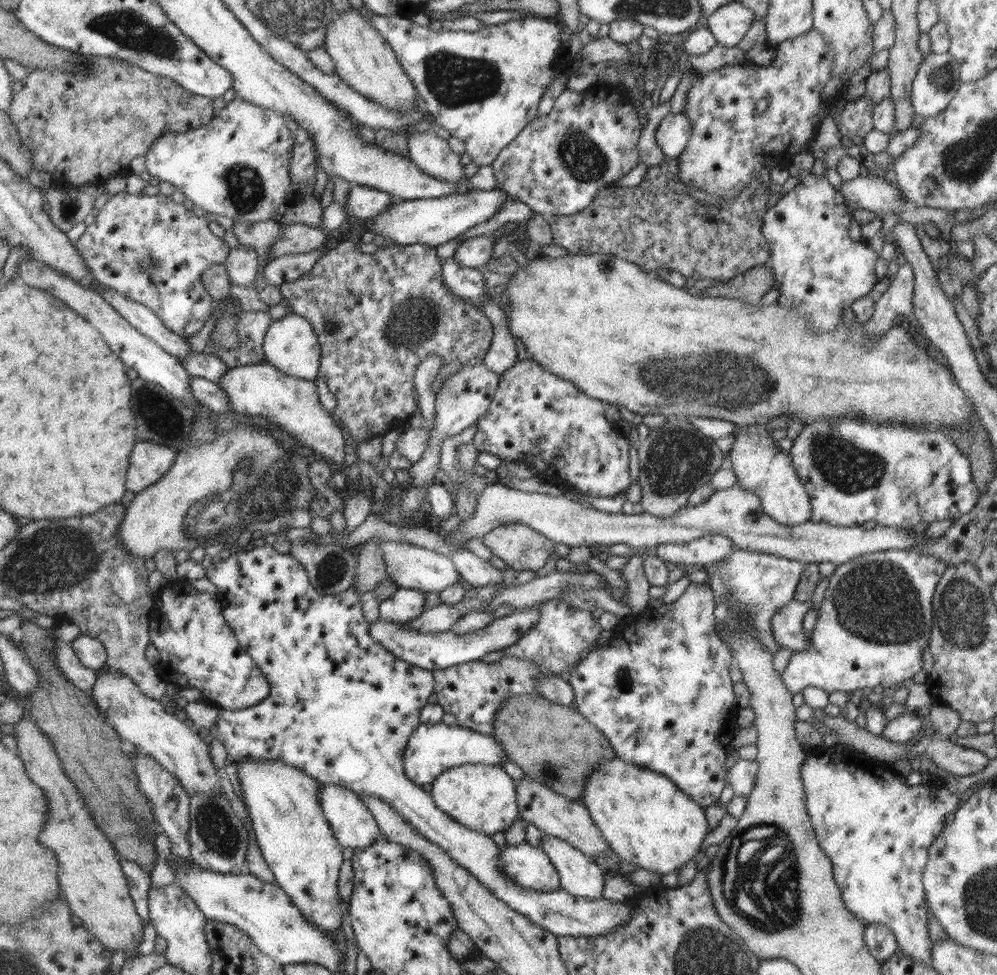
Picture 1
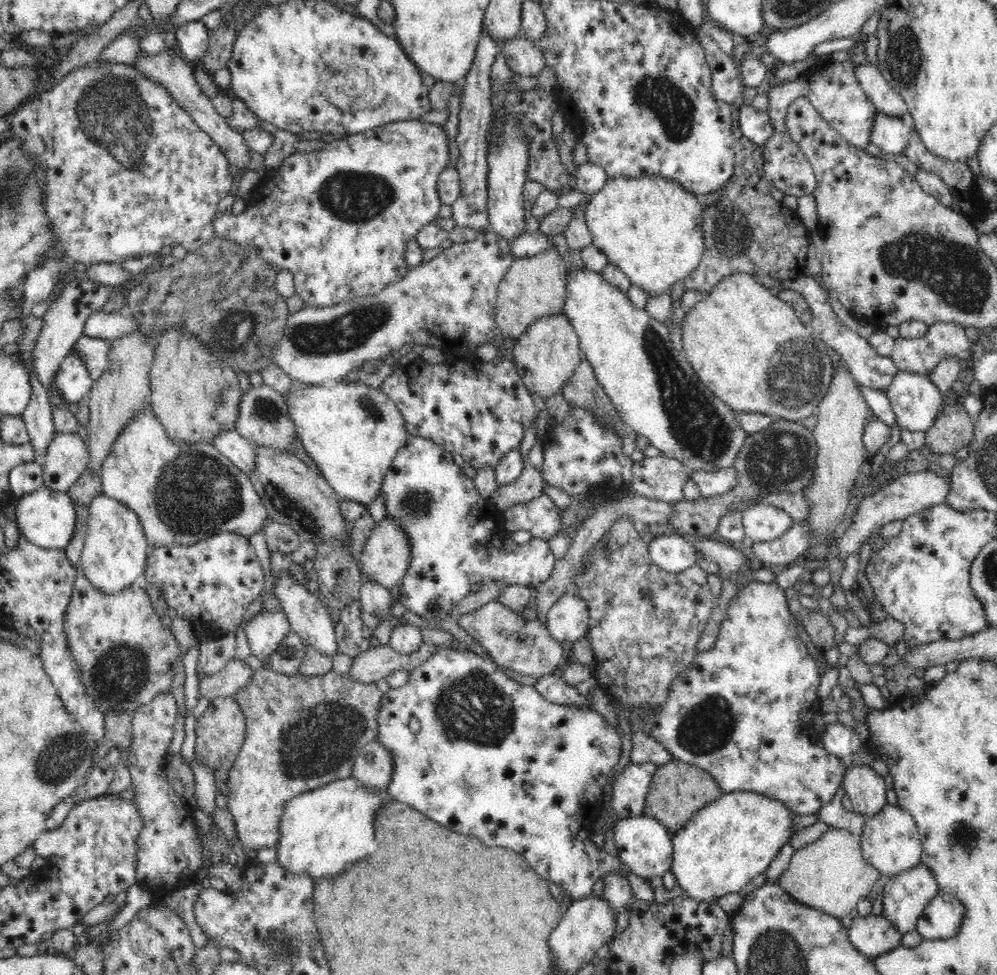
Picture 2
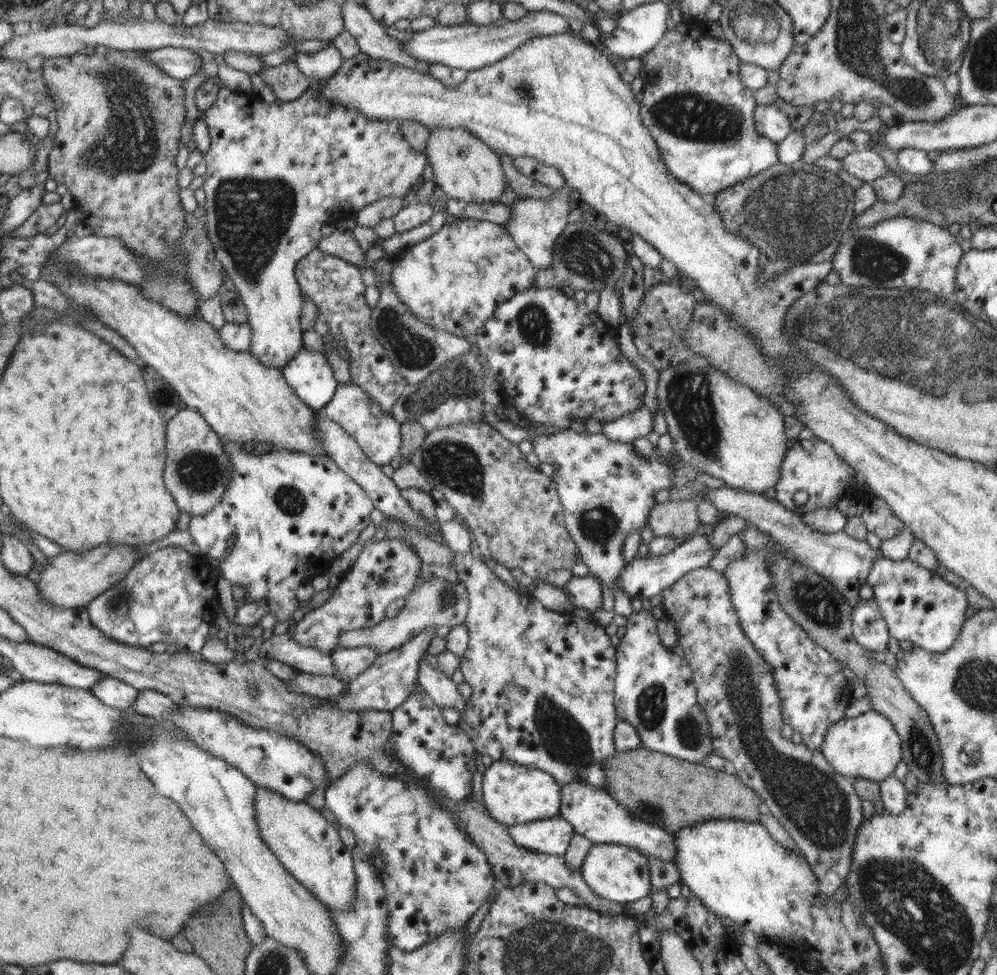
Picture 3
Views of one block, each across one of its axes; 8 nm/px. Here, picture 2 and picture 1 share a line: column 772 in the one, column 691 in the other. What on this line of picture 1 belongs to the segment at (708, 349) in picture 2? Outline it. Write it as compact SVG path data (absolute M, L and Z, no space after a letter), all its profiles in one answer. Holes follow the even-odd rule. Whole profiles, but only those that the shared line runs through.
M570 254L557 258L536 255L528 261L527 266L519 266L513 272L514 276L512 276L510 284L505 286L505 296L509 300L509 309L507 310L509 331L514 338L520 338L523 342L527 358L537 362L558 378L572 382L590 398L597 398L607 405L624 406L640 416L650 413L663 414L667 418L698 416L724 419L737 427L768 423L778 416L794 416L794 421L809 425L820 421L839 421L842 417L852 415L873 423L900 422L902 424L902 422L908 422L908 426L918 426L918 424L924 426L924 422L926 422L930 428L936 428L936 430L942 426L944 428L956 426L965 433L969 433L973 429L972 422L978 419L973 404L969 402L967 396L964 396L963 390L951 370L940 361L930 357L926 348L918 346L908 334L908 327L904 328L896 321L891 330L872 337L865 332L863 327L865 324L861 324L861 322L857 322L856 326L852 326L851 329L845 329L841 323L831 332L815 332L809 328L803 314L796 312L793 308L785 308L778 304L776 294L771 289L766 296L761 298L762 302L754 305L737 298L704 296L699 291L695 294L688 293L686 288L676 288L668 282L664 282L659 275L650 275L632 261L628 262L613 254ZM758 376L760 376L760 382L762 382L762 388L766 390L766 394L756 396L756 392L760 392L760 388L756 388L756 386L760 386Z

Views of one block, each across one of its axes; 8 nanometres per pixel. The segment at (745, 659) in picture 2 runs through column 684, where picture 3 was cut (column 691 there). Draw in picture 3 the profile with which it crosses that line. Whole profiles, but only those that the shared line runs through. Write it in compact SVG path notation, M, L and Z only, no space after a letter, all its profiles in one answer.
M641 609L633 612L628 618L628 624L621 632L620 643L616 649L616 676L614 677L614 696L616 716L619 721L632 725L641 738L641 746L669 754L669 756L697 764L713 752L710 738L710 723L699 705L697 688L693 672L688 663L673 650L660 642L657 633L657 620L650 611Z

